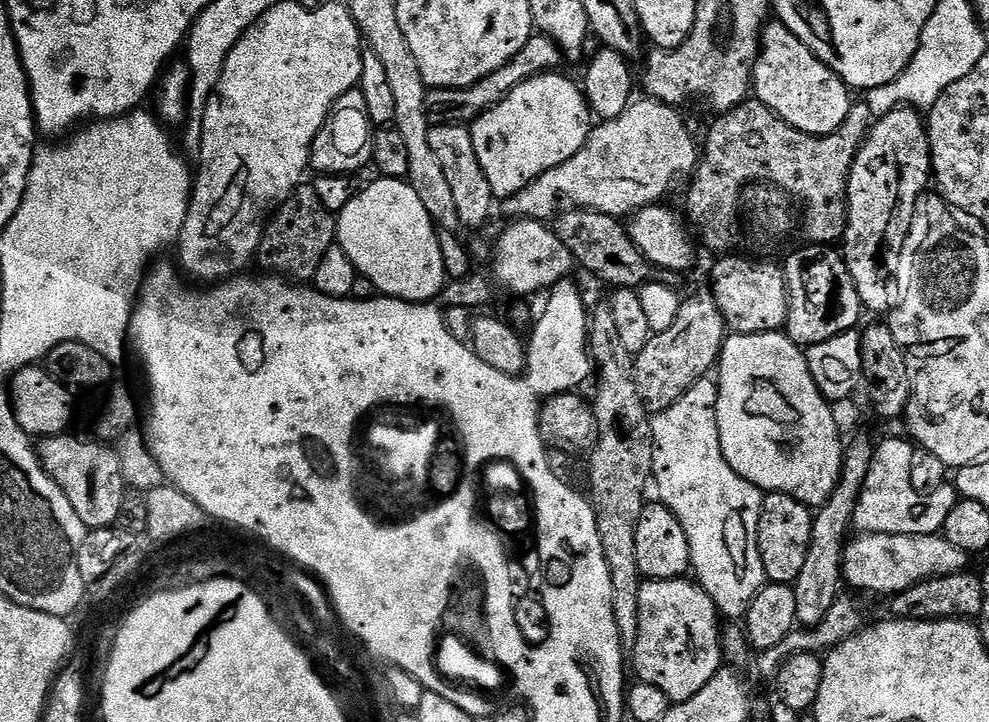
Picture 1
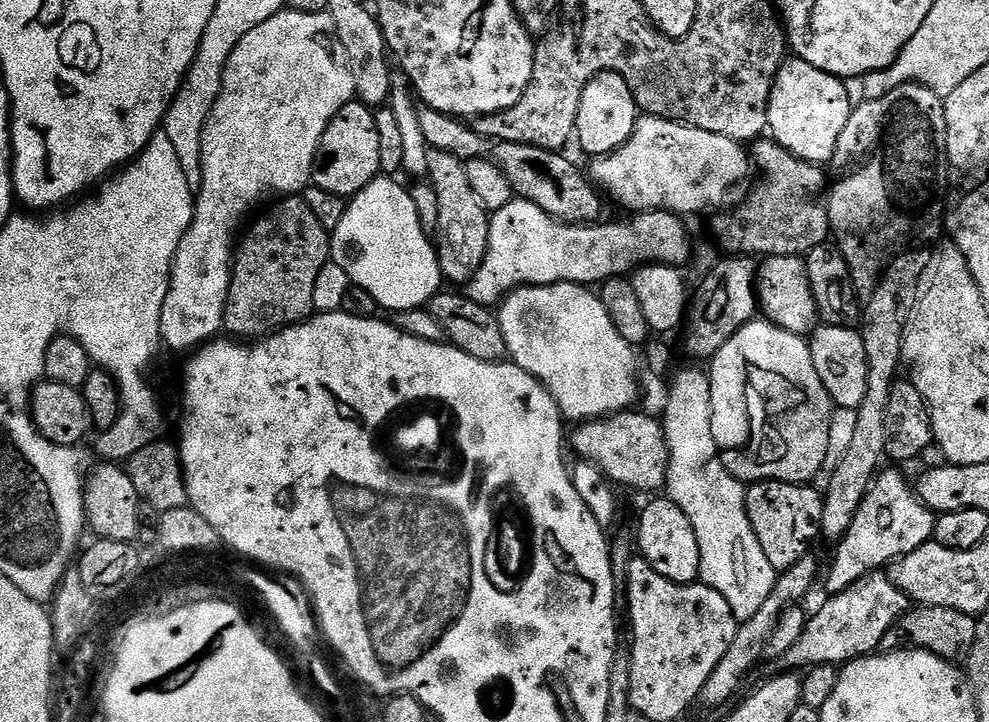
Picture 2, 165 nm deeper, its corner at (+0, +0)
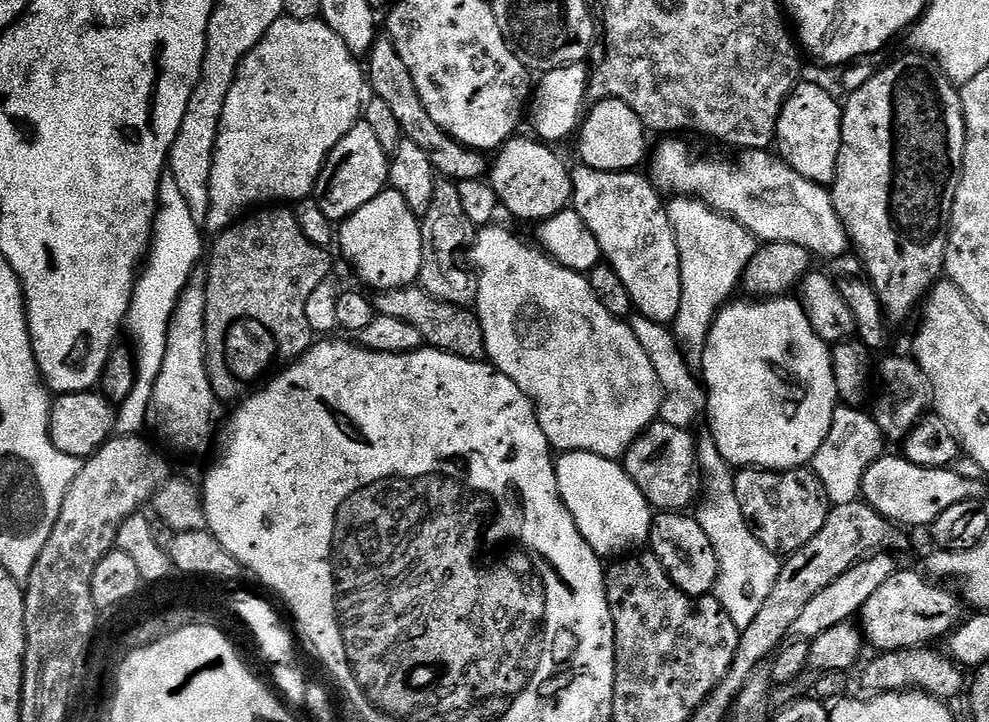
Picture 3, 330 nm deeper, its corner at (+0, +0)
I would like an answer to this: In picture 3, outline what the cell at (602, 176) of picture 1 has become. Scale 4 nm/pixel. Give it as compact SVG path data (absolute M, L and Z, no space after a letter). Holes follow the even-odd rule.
M664 138L660 145L656 148L656 153L651 153L650 164L652 160L652 172L650 171L650 179L653 184L656 185L657 189L661 193L671 194L673 197L677 196L690 196L697 200L702 201L704 204L708 204L716 212L721 212L724 216L728 216L731 220L737 220L739 224L744 227L744 229L751 234L751 236L756 237L757 241L767 242L770 244L777 244L778 242L794 242L794 246L802 246L807 250L813 257L819 258L819 256L825 256L828 262L831 262L836 259L837 256L845 255L849 251L850 241L848 238L848 231L844 229L843 222L838 218L836 213L836 208L832 205L832 193L827 187L823 184L815 184L810 182L806 178L802 178L802 174L797 172L790 167L789 164L784 163L780 159L779 155L773 154L768 150L744 150L739 153L740 156L737 160L707 160L704 156L695 156L686 145L676 141L679 139L676 138Z

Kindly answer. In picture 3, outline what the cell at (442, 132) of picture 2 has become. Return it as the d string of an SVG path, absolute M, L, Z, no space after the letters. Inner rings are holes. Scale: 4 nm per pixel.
M387 38L377 39L366 57L366 63L368 63L368 68L366 64L366 84L371 95L382 99L386 105L390 106L391 113L398 120L403 139L414 142L414 145L426 154L436 174L453 182L485 179L485 153L477 152L474 148L459 144L437 127L434 120L426 114L426 110L416 93L414 82L410 78L410 72L406 70L406 62L402 62L402 58L398 58L398 50L394 50L391 40Z

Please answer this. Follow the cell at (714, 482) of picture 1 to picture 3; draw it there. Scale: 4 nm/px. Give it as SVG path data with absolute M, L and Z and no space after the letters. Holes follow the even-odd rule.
M704 434L696 440L696 458L699 471L702 473L702 484L708 487L708 493L699 501L694 515L696 521L706 530L706 538L710 538L710 546L714 546L714 554L718 558L718 578L714 595L716 601L726 610L730 622L743 630L754 622L758 610L762 610L762 602L770 598L770 590L774 590L774 582L780 573L781 557L766 550L758 538L754 538L752 528L746 522L742 510L738 506L738 498L734 490L734 472L728 461L722 458L718 446L711 435Z

